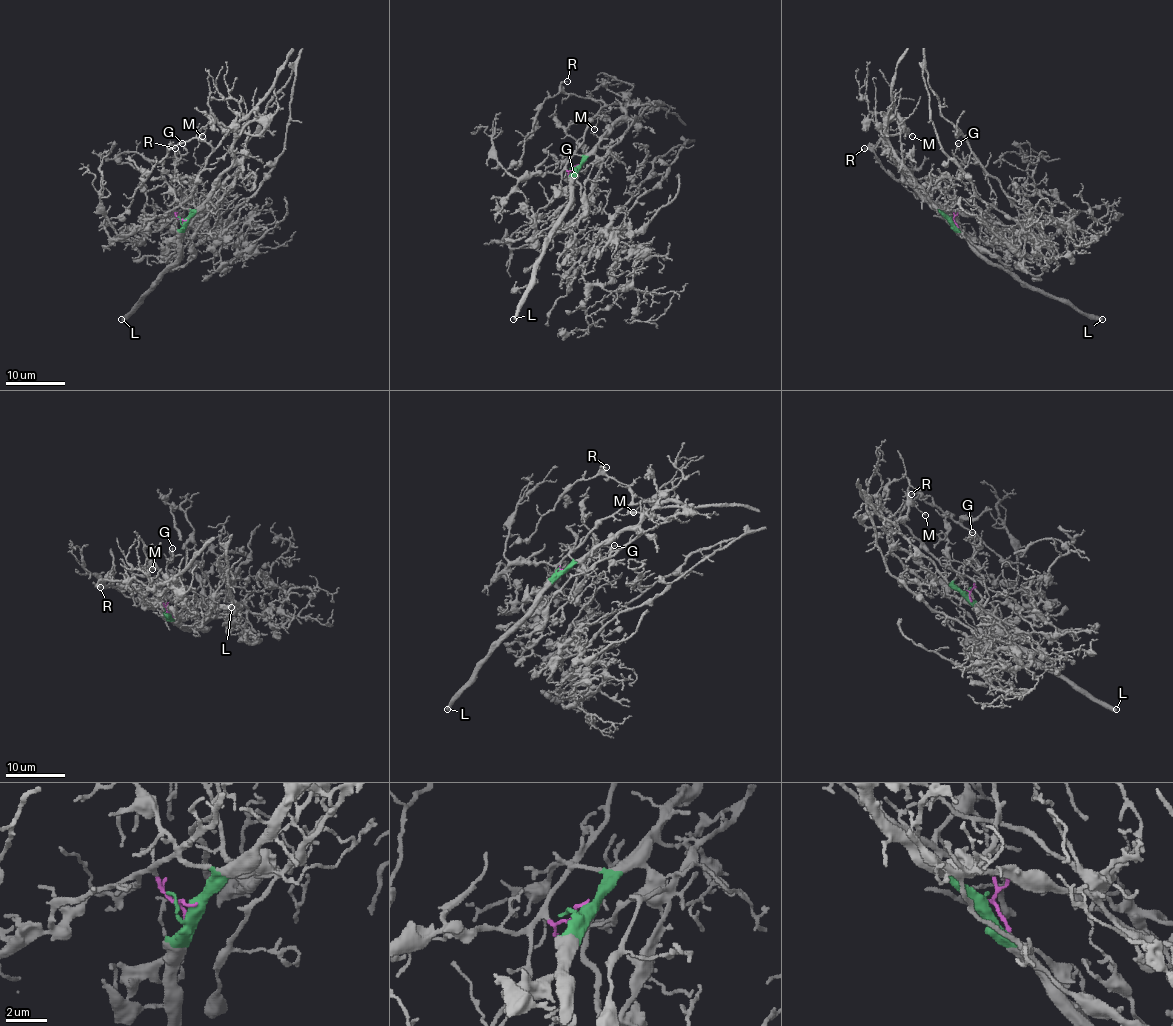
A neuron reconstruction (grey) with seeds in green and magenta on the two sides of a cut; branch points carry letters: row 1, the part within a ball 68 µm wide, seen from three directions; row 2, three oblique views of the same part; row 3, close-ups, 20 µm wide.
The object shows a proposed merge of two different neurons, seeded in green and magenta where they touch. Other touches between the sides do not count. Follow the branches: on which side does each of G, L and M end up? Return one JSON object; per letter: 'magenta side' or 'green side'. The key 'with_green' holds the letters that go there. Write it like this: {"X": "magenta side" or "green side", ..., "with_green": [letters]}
{"G": "green side", "L": "green side", "M": "green side", "with_green": ["G", "L", "M"]}

